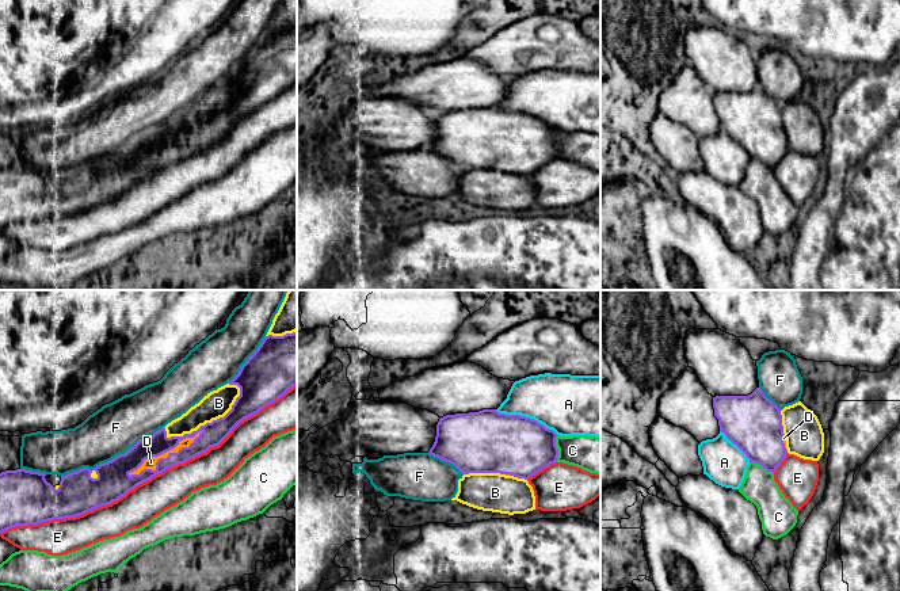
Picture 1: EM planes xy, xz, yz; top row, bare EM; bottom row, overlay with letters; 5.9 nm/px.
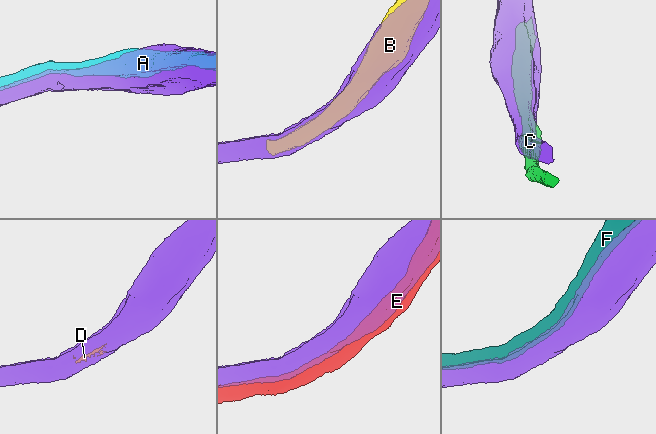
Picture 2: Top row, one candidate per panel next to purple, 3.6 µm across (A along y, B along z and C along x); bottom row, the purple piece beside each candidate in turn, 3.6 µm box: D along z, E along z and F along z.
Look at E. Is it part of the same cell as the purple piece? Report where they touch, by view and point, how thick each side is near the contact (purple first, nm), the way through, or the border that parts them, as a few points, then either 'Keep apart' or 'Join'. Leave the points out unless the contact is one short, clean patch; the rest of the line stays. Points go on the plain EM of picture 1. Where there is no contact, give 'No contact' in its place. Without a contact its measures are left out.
Touches purple at xy (148, 175). Thickness 200 nm (purple) against 220 nm. Keep apart

